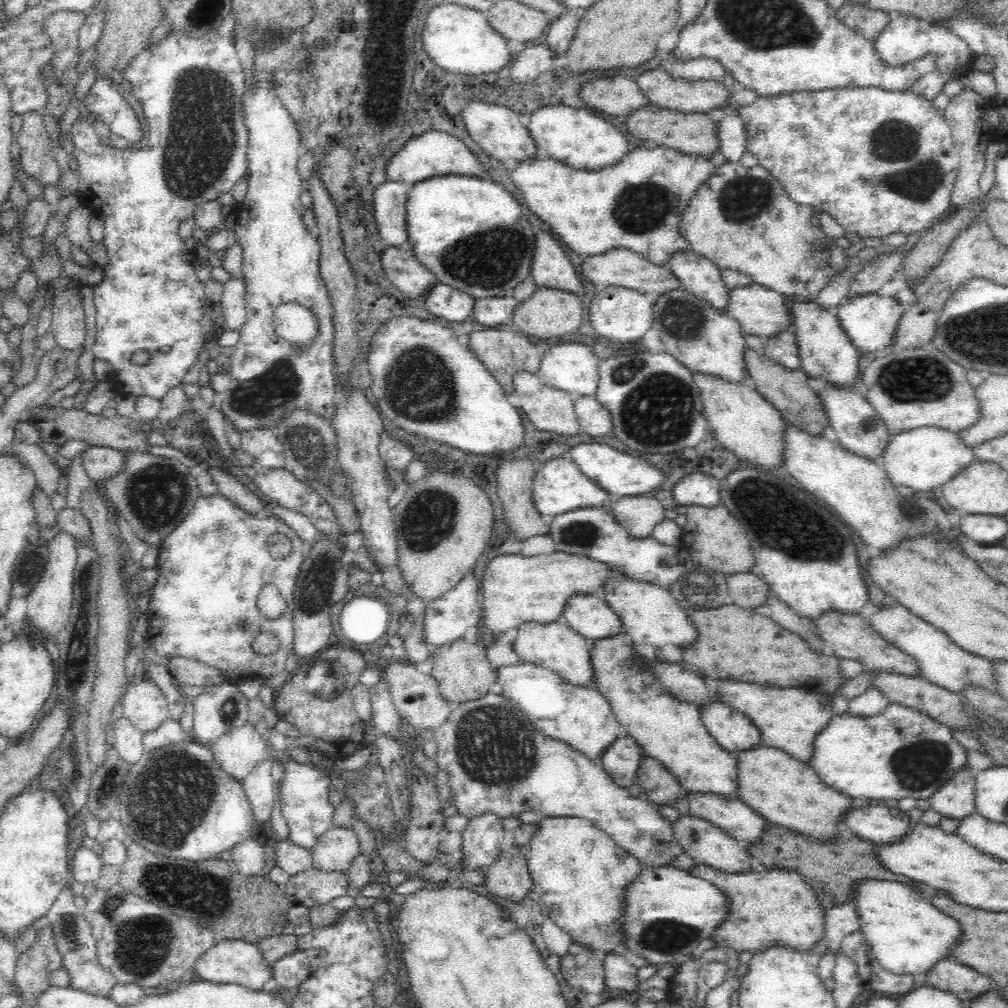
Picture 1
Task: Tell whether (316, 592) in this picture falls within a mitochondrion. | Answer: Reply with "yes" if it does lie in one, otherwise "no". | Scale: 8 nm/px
yes

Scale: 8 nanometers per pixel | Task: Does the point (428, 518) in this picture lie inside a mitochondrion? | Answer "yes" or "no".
yes

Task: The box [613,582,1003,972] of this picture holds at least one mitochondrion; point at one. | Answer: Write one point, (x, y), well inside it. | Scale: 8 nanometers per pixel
(917, 766)

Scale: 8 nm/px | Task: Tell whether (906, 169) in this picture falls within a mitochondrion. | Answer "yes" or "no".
yes

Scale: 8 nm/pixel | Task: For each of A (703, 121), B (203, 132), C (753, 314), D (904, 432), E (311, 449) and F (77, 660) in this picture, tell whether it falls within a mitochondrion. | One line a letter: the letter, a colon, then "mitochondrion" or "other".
A: other
B: mitochondrion
C: other
D: other
E: mitochondrion
F: mitochondrion

